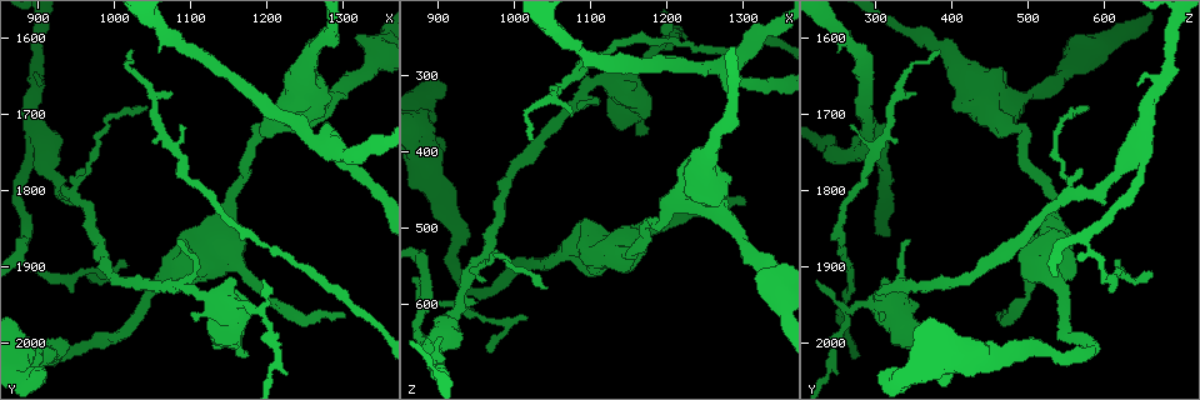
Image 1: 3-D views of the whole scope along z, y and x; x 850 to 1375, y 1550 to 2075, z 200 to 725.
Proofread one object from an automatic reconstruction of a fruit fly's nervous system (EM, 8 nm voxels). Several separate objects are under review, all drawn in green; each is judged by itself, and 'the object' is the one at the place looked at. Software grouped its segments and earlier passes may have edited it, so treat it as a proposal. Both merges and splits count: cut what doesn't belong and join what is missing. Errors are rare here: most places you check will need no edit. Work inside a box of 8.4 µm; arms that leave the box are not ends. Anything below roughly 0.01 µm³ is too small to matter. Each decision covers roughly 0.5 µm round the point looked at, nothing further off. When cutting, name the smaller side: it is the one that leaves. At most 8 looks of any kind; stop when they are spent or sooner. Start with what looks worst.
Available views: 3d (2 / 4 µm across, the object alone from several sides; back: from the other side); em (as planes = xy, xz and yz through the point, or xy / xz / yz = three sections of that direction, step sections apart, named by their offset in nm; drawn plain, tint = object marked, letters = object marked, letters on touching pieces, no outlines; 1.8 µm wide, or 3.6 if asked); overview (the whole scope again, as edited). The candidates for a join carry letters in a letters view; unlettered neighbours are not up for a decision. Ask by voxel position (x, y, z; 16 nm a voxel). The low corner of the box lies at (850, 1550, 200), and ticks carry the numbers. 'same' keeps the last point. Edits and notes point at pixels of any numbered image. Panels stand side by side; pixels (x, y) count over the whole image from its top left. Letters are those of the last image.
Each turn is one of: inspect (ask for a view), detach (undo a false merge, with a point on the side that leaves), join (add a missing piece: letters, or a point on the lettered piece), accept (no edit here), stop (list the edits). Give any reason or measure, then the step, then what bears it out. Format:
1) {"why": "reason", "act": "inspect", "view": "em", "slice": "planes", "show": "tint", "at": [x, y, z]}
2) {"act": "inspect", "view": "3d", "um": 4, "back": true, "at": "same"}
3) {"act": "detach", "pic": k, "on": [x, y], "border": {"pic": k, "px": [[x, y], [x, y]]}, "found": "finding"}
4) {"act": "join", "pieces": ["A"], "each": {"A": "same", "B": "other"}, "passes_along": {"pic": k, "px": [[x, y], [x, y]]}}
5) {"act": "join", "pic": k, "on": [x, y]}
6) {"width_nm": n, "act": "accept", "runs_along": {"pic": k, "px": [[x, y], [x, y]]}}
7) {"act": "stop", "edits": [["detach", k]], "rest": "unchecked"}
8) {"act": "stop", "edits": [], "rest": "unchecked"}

{"why": "thin end", "act": "inspect", "view": "em", "slice": "xy", "step": 16, "show": "letters", "at": [1305, 1965, 465]}

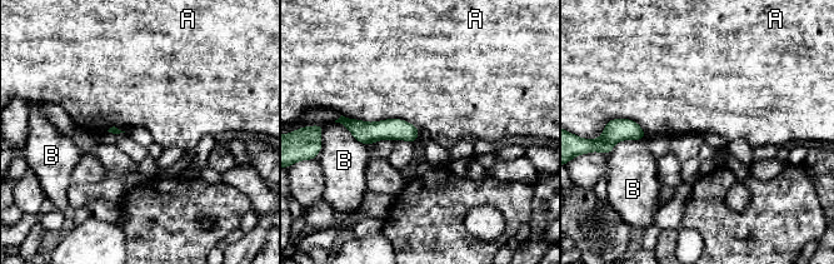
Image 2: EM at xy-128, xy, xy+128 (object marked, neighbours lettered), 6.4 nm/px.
{"act": "accept", "each": {"A": "other", "B": "other"}, "found": "no lettered piece goes on from it"}

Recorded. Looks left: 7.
{"why": "sudden change in width", "act": "inspect", "view": "em", "slice": "yz", "step": 4, "show": "tint", "at": [1210, 1715, 470]}

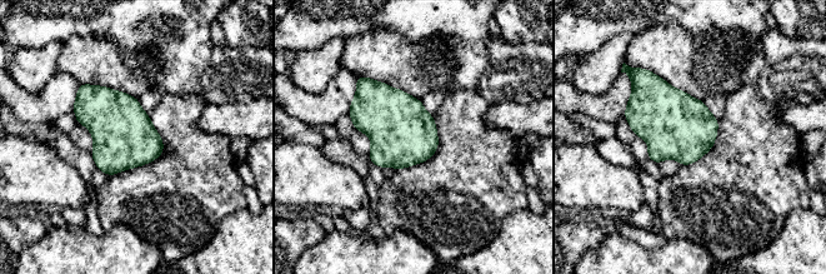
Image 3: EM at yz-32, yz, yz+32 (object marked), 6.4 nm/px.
{"why": "another direction", "act": "inspect", "view": "em", "slice": "xz", "step": 16, "show": "letters", "at": "same"}

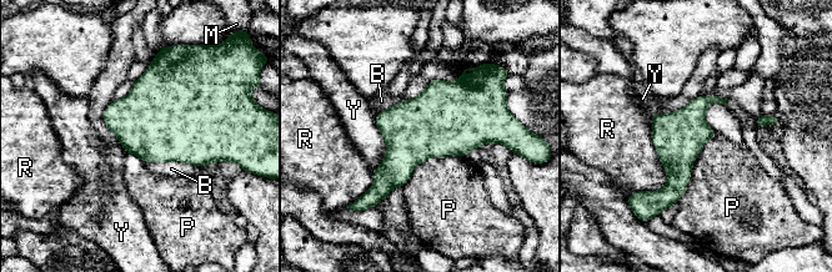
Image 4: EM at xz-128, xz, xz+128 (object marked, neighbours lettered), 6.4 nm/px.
{"act": "accept", "each": {"B": "other", "M": "other", "P": "other", "R": "other", "Y": "other"}, "border": {"pic": 4, "px": [[716, 132], [703, 145], [676, 202]]}, "found": "continuous, no second cell"}

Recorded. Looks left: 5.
{"why": "a fork", "act": "inspect", "view": "em", "slice": "yz", "step": 4, "show": "tint", "at": [1275, 1740, 295]}

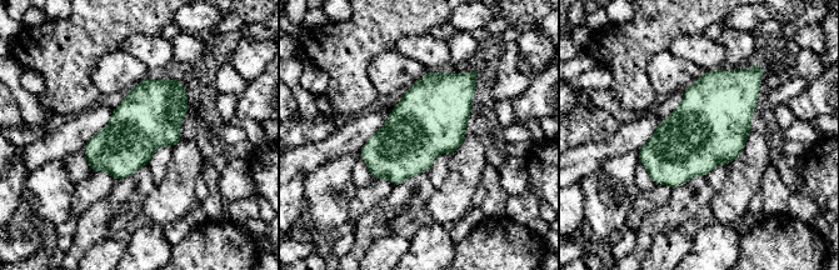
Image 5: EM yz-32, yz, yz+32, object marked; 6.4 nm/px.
{"why": "what lies round it", "act": "inspect", "view": "em", "slice": "yz", "step": 4, "show": "letters", "at": "same"}

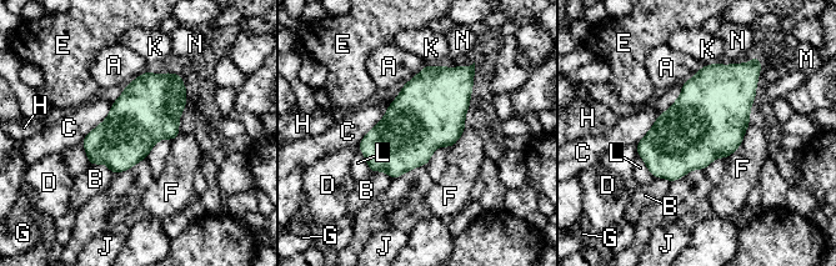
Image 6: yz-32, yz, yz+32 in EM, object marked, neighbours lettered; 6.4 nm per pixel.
{"act": "accept", "each": {"A": "other", "B": "other", "C": "other", "D": "other", "E": "other", "F": "other", "G": "other", "H": "other", "J": "other", "K": "other", "L": "other", "M": "other", "N": "other"}, "border": {"pic": 6, "px": [[113, 101], [109, 114], [80, 142]]}, "found": "continuous, no second cell"}

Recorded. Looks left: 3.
{"act": "stop", "edits": [], "rest": "unchecked"}

